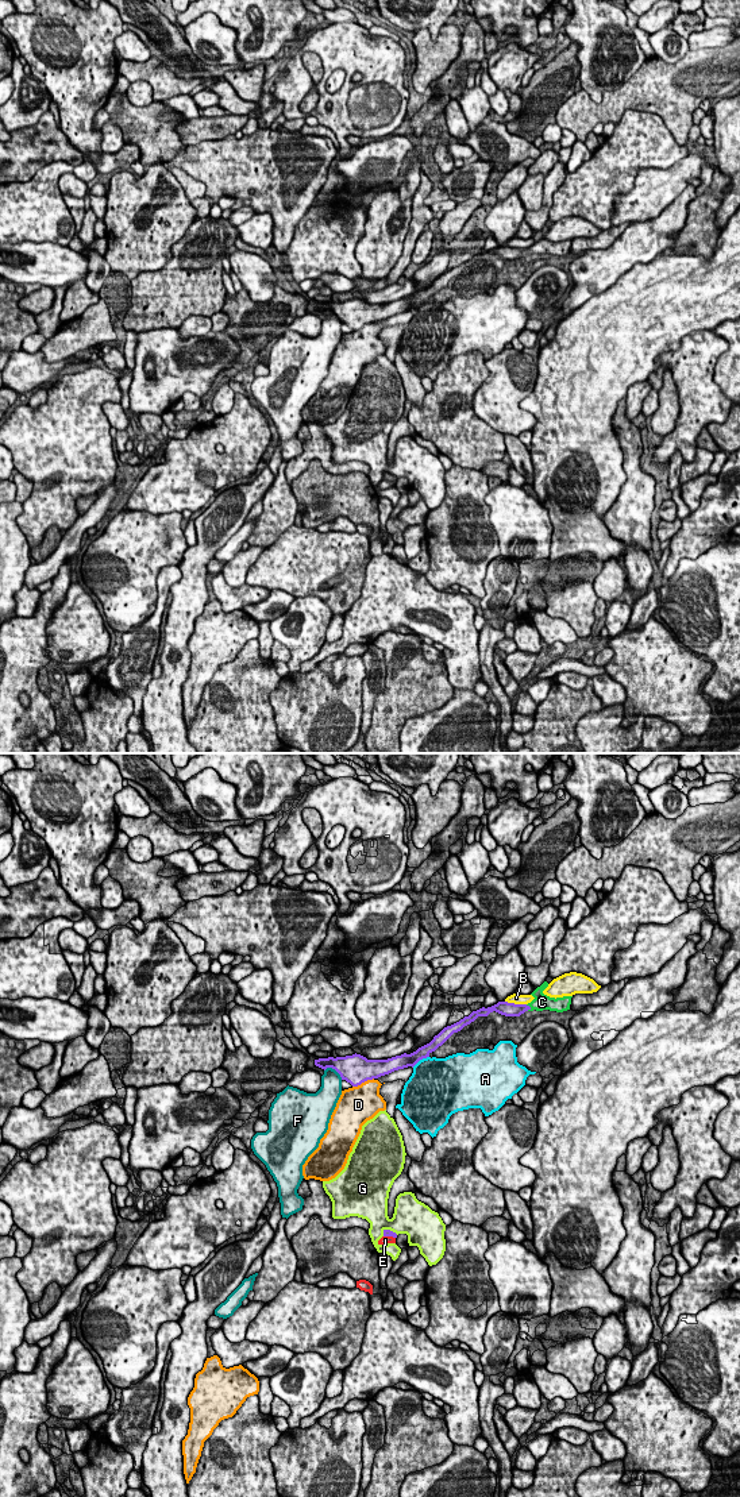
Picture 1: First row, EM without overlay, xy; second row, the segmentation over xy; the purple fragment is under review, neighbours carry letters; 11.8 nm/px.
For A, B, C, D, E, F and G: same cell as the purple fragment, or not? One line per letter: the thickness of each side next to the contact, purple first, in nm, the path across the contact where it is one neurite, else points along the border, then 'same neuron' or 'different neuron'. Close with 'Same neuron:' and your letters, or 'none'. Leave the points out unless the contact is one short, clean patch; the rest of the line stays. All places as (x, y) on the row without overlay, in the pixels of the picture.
A: 160/440 nm | different neuron
B: 160/130 nm | different neuron
C: 160/190 nm | same neuron
D: 360/420 nm | different neuron
E: 100/100 nm | along xy (384, 479), (394, 482) | different neuron
F: 340/260 nm | different neuron
G: 100/360 nm | different neuron
Same neuron: C

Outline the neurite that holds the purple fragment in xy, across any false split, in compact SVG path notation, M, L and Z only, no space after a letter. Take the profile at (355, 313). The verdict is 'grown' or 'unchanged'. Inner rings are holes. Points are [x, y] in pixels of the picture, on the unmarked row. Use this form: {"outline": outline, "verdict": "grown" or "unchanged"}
{"outline": "M544 225L540 231L537 231L531 239L535 242L528 248L514 248L508 246L498 246L492 251L482 251L477 255L473 255L469 261L465 261L459 266L444 271L433 283L419 292L416 296L411 298L401 298L388 304L367 304L361 298L352 298L346 301L328 301L315 304L315 309L327 313L335 313L342 324L346 324L352 331L358 331L362 327L373 323L378 323L381 320L389 319L394 315L404 313L408 310L415 310L420 304L429 301L432 296L435 296L439 290L442 290L454 277L460 275L465 270L474 266L478 261L487 261L490 256L496 255L505 261L520 261L525 255L556 255L563 256L570 254L571 242L550 242L543 238L543 235L548 231L548 227Z", "verdict": "grown"}

